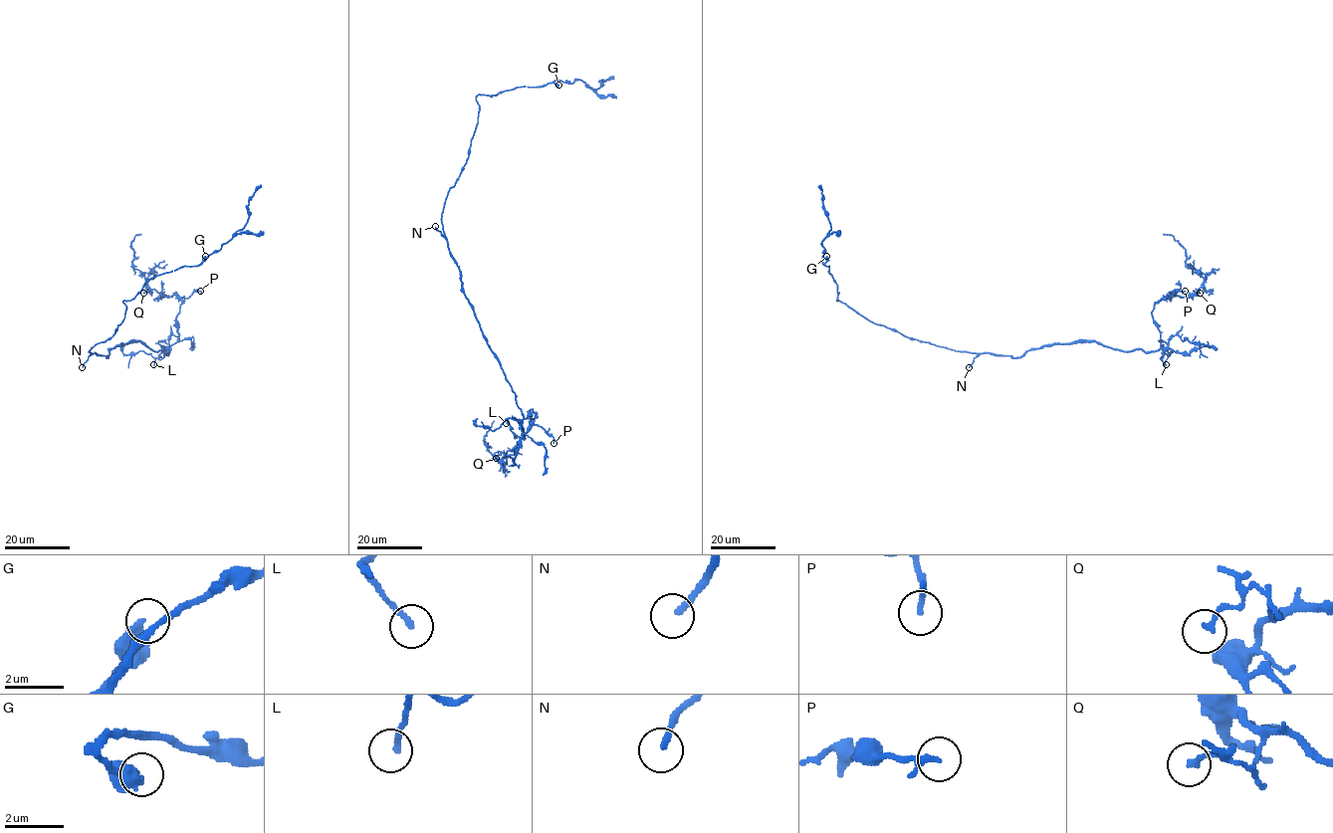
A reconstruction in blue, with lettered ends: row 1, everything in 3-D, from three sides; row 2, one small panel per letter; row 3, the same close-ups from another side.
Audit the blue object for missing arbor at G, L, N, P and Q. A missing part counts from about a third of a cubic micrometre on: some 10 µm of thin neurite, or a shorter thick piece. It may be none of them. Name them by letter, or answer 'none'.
L, N

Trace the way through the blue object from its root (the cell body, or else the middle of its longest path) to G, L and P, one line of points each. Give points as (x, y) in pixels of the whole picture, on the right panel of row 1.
G: (997, 355), (955, 350), (909, 338), (869, 321), (836, 301), (837, 285), (825, 265), (826, 256)
L: (997, 355), (1020, 357), (1043, 346), (1096, 341), (1123, 350), (1162, 348), (1166, 364)
P: (997, 355), (1020, 357), (1043, 346), (1093, 341), (1157, 350), (1153, 305), (1185, 291)

